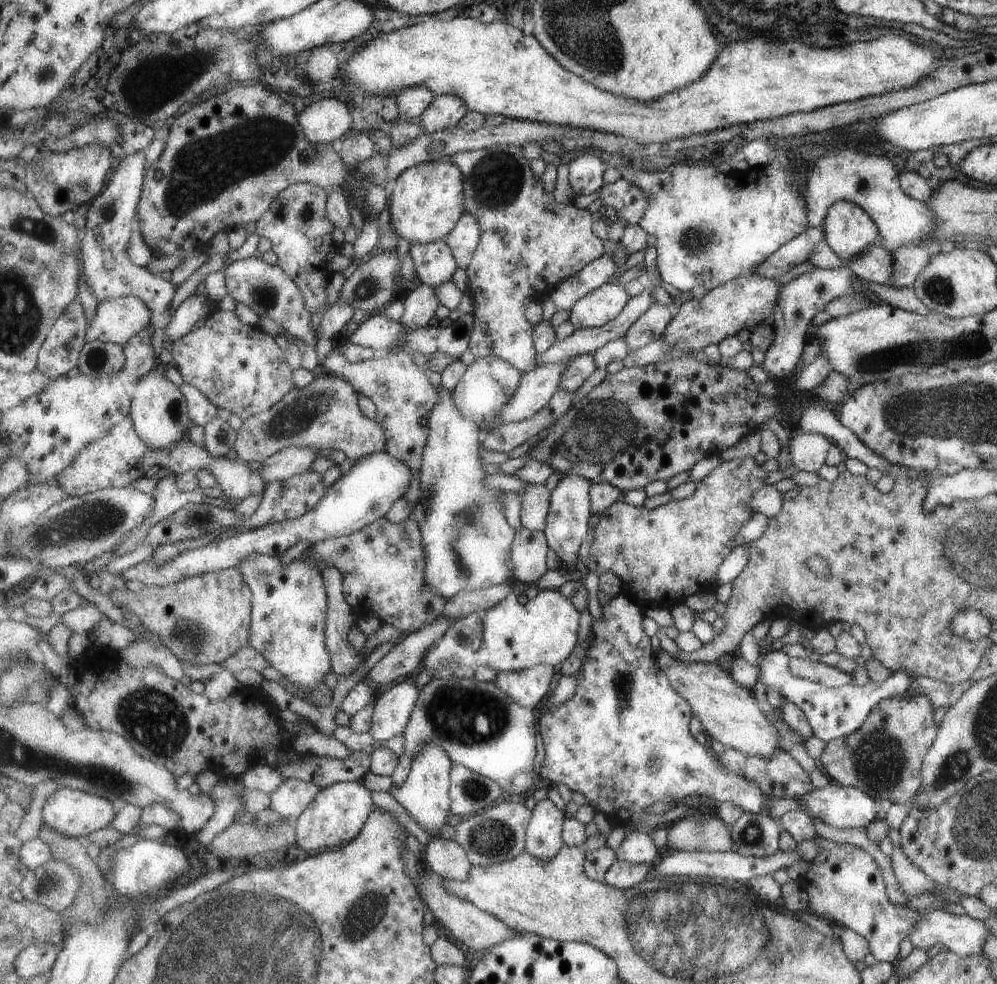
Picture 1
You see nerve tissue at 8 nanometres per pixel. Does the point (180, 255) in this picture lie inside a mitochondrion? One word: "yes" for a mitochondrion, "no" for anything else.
no

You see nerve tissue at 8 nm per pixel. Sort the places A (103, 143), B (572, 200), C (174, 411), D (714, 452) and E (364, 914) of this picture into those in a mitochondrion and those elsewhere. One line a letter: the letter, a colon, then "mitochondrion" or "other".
A: other
B: other
C: mitochondrion
D: other
E: mitochondrion

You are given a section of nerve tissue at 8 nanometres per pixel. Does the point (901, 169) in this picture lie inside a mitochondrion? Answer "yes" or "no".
no

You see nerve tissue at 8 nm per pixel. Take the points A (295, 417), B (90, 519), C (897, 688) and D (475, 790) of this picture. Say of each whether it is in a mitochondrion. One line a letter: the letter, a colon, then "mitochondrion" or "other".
A: mitochondrion
B: mitochondrion
C: other
D: mitochondrion

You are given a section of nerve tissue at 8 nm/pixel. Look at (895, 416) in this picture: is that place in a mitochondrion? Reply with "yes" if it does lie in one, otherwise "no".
yes

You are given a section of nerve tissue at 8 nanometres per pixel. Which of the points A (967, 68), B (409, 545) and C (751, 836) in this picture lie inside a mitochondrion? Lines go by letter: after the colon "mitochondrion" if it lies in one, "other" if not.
A: other
B: other
C: mitochondrion

